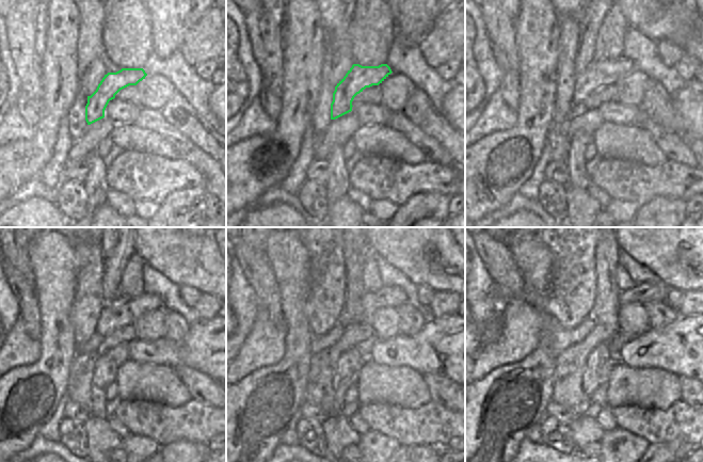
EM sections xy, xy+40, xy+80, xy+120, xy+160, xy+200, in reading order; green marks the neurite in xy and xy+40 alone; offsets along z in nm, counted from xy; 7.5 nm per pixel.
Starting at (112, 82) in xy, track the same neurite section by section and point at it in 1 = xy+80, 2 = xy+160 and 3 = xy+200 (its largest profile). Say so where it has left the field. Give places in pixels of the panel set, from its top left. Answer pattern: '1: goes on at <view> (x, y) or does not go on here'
1: goes on at xy+80 (600, 73)
2: goes on at xy+160 (354, 311)
3: goes on at xy+200 (648, 291)

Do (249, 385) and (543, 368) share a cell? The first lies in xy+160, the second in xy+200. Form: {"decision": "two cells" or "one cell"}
{"decision": "one cell"}

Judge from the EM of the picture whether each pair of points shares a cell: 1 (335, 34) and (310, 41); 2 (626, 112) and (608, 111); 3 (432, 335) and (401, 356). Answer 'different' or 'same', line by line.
1: different
2: same
3: same

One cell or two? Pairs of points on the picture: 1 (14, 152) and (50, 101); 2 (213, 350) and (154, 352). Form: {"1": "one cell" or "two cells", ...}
{"1": "one cell", "2": "one cell"}

